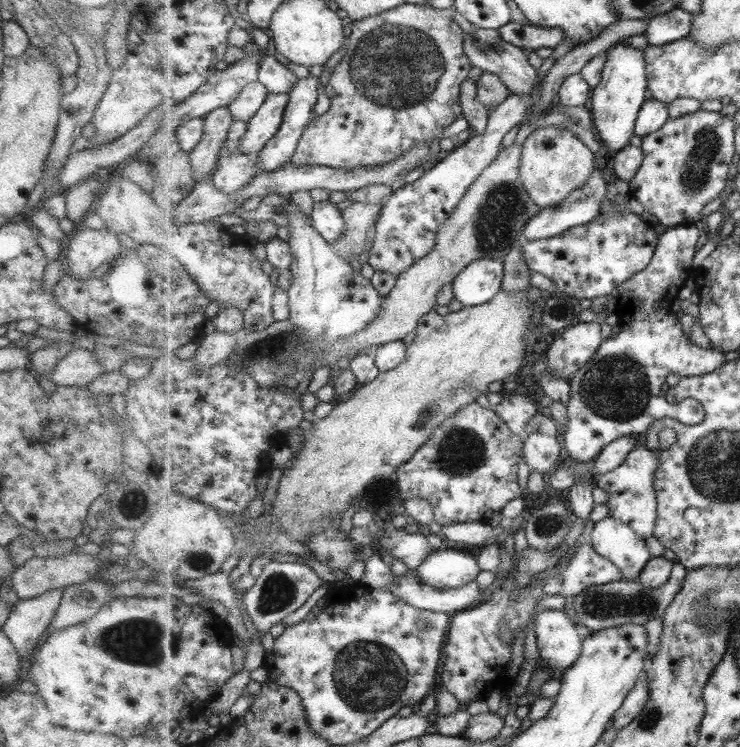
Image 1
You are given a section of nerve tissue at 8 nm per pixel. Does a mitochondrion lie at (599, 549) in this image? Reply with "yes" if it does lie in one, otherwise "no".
no

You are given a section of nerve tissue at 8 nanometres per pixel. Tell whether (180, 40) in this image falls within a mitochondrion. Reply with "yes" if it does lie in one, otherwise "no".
no

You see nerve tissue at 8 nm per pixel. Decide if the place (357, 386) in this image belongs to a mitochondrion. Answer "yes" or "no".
no

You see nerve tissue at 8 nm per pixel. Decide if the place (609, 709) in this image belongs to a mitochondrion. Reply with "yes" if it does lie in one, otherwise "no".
no

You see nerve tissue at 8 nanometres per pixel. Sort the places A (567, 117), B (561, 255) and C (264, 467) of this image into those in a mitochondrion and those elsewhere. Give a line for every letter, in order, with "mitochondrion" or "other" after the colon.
A: mitochondrion
B: other
C: other

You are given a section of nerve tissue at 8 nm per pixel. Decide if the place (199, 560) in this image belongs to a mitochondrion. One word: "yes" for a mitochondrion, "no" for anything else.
yes

